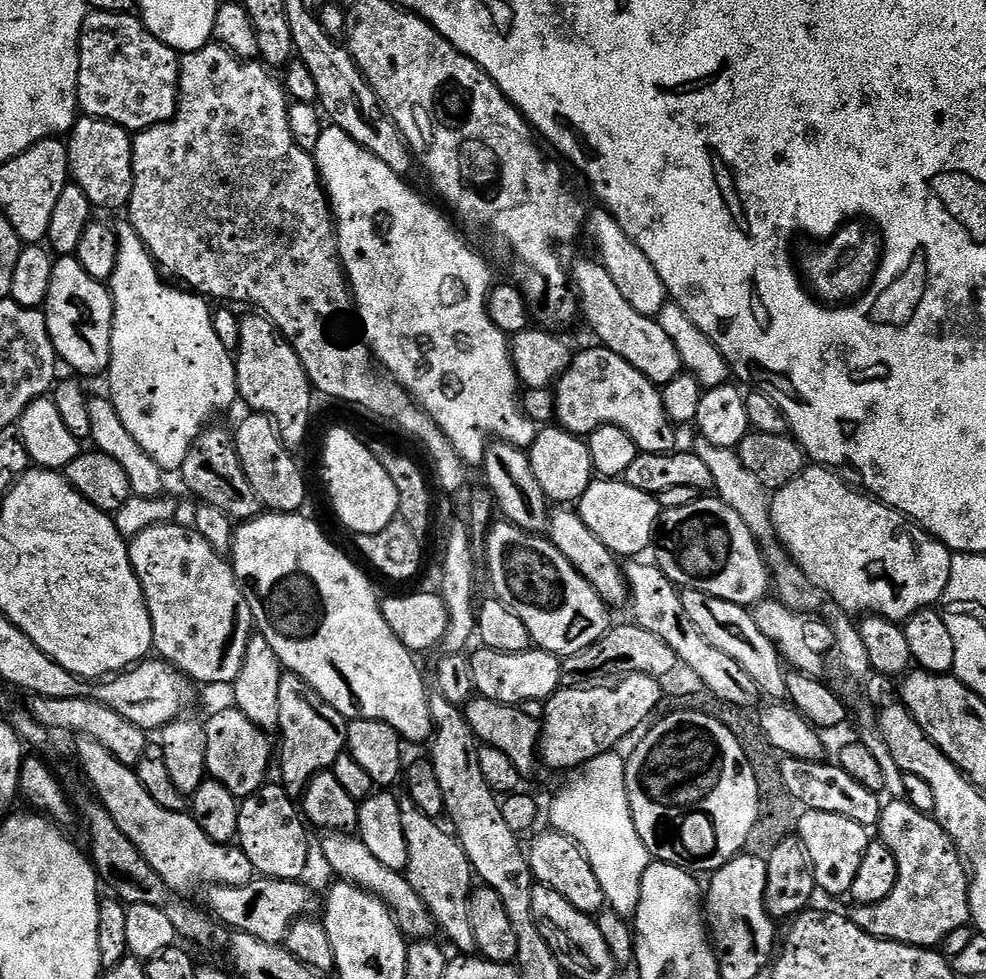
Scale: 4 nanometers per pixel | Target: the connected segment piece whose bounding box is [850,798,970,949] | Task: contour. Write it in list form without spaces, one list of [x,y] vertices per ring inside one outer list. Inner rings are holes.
[[[892,798],[881,807],[878,838],[890,846],[898,862],[898,882],[894,890],[877,904],[853,907],[850,919],[866,934],[879,940],[913,944],[916,948],[935,949],[943,945],[950,930],[969,923],[968,882],[970,873],[956,843],[927,812],[914,810],[903,798]]]

